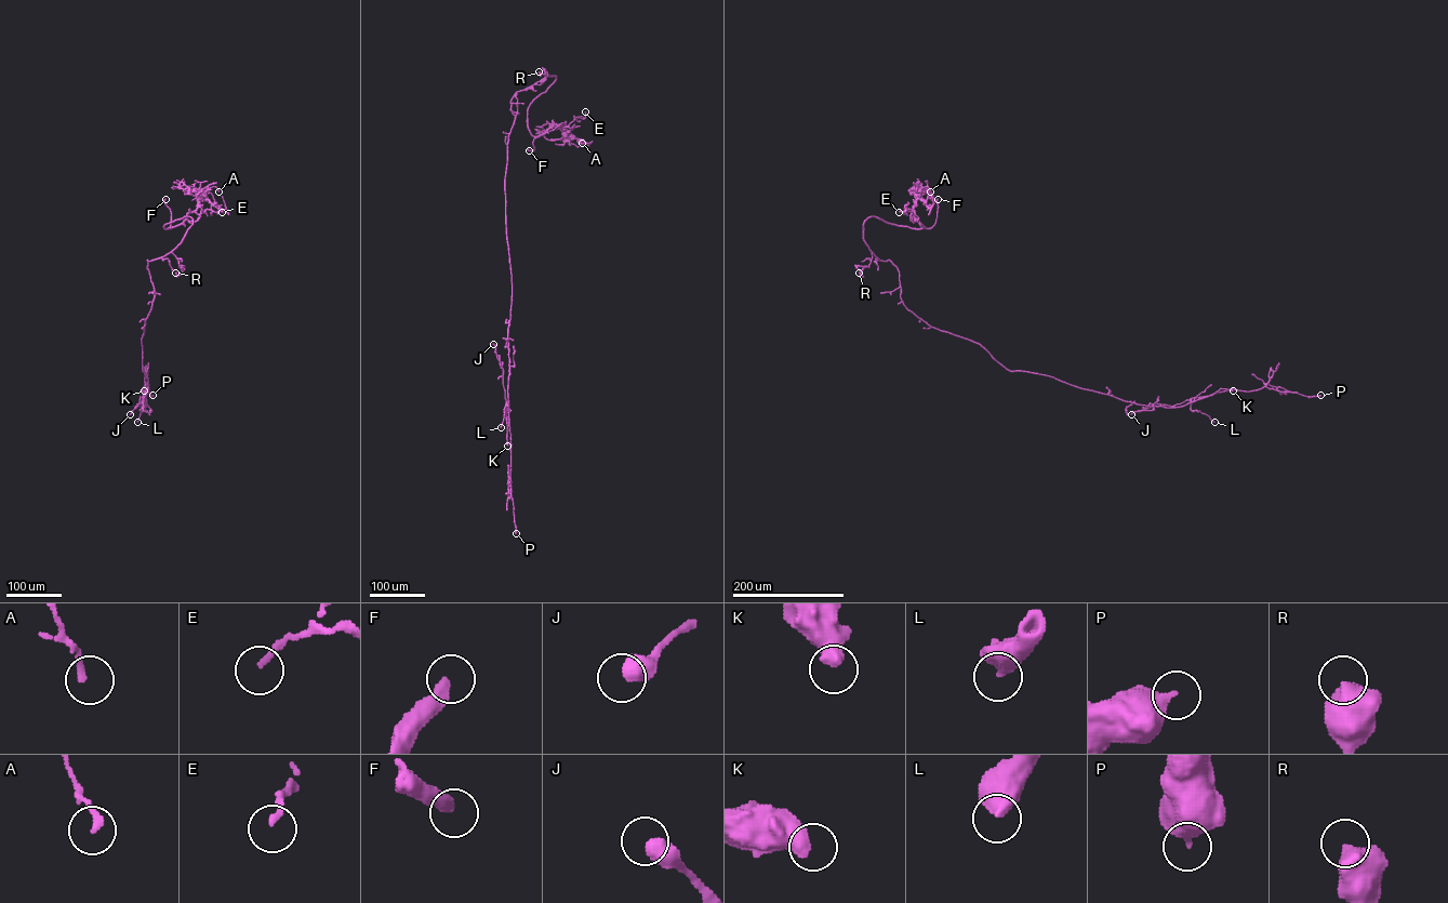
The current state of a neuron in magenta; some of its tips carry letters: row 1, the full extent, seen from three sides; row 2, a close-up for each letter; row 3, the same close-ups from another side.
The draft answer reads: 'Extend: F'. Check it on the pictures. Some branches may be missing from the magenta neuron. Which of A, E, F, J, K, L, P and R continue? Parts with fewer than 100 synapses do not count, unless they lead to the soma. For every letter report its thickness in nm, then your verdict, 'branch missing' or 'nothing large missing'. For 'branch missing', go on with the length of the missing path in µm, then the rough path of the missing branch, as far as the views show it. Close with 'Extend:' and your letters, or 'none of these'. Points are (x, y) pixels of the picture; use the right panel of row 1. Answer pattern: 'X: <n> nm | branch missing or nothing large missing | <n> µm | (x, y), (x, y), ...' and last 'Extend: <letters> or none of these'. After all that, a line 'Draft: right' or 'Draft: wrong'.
A: 200 nm | nothing large missing
E: 180 nm | nothing large missing
F: 420 nm | branch missing | 15 µm
J: 550 nm | nothing large missing
K: 600 nm | nothing large missing
L: 500 nm | nothing large missing
P: 420 nm | nothing large missing
R: 650 nm | nothing large missing
Extend: F
Draft: right

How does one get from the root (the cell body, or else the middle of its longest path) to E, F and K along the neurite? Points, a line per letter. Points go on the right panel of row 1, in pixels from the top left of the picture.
E: (968, 340), (908, 310), (897, 267), (864, 241), (871, 216), (924, 227), (914, 207), (899, 212)
F: (968, 340), (908, 310), (897, 267), (863, 238), (872, 216), (930, 228), (938, 199)
K: (968, 340), (980, 344), (1009, 370), (1046, 375), (1139, 404), (1180, 407), (1193, 398), (1233, 390)

